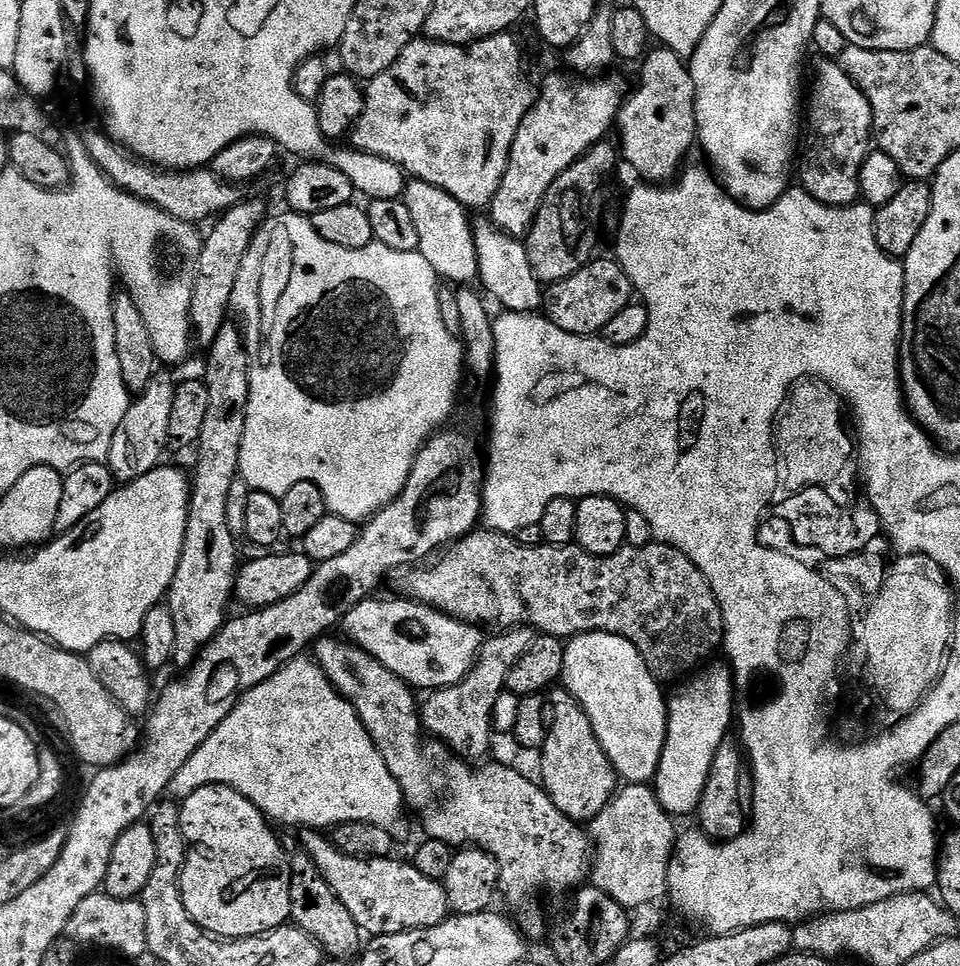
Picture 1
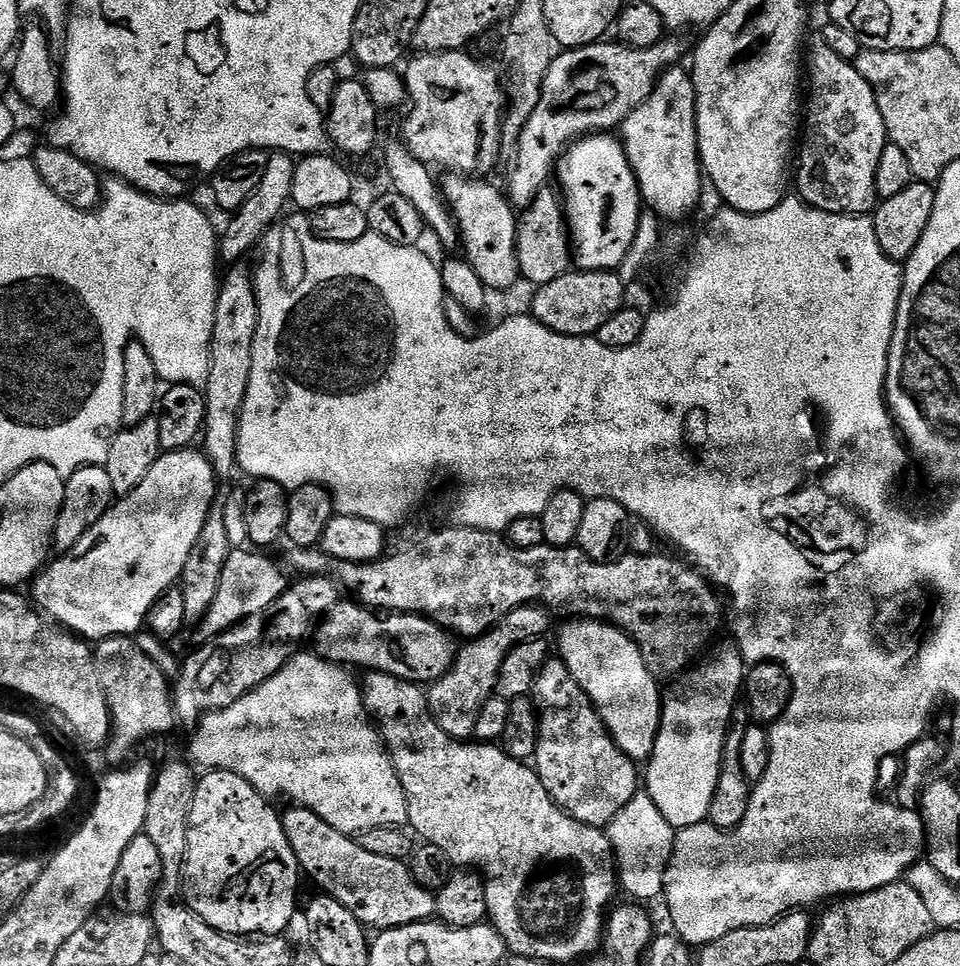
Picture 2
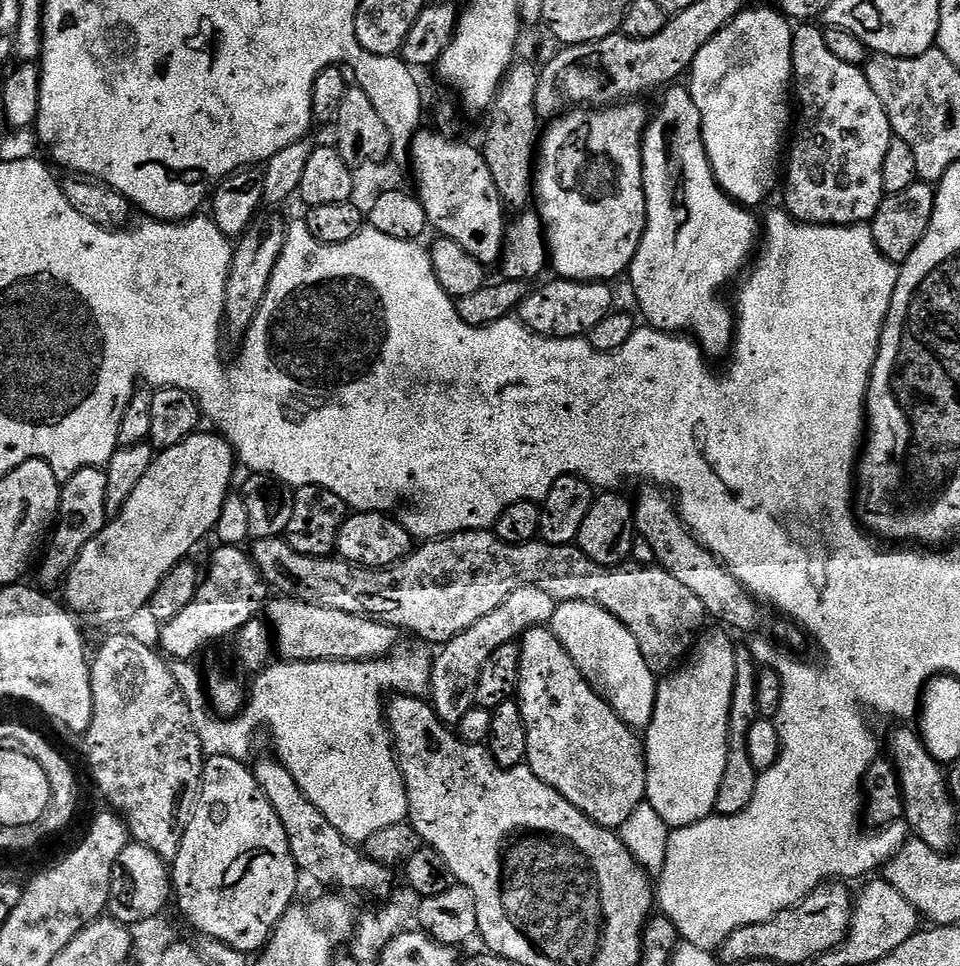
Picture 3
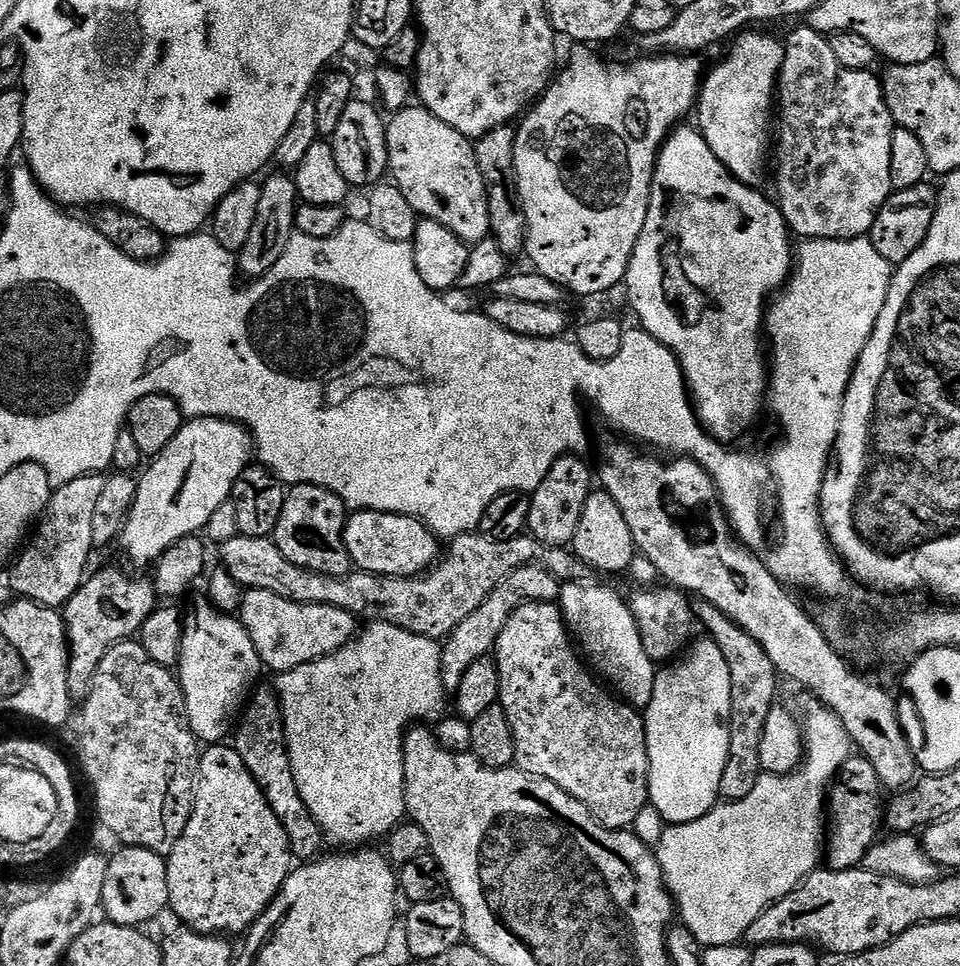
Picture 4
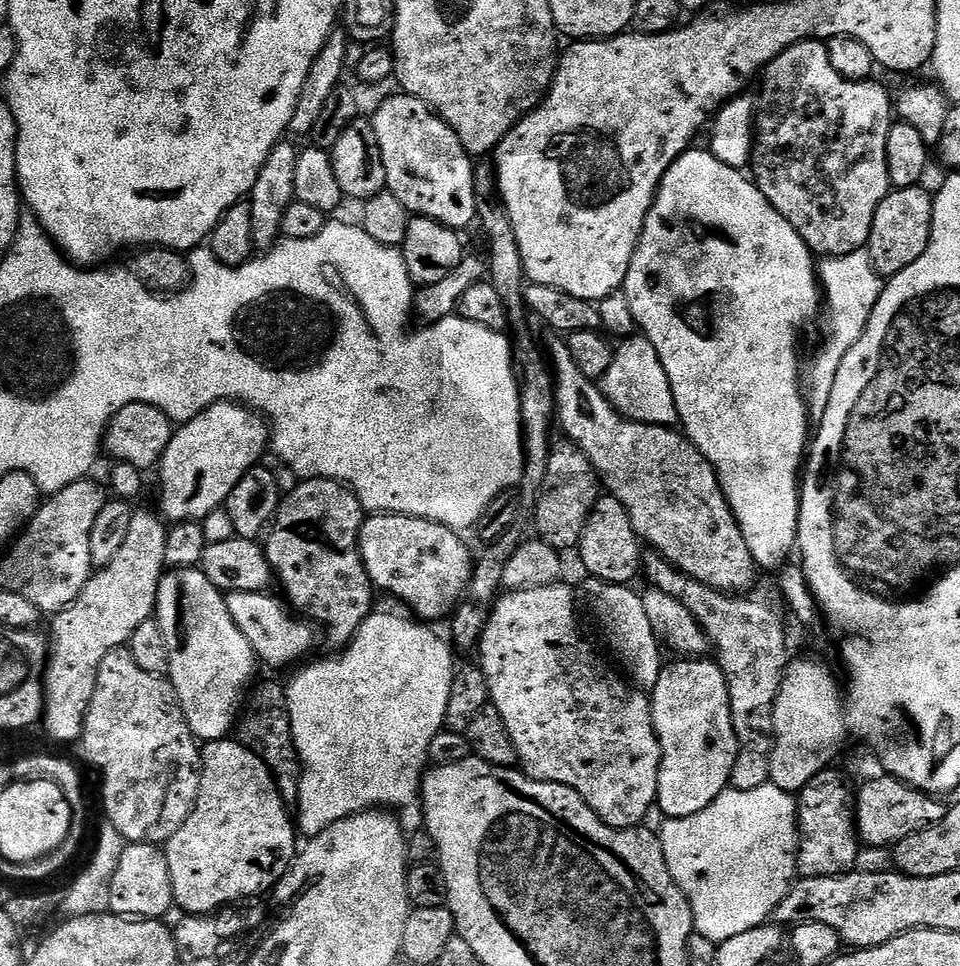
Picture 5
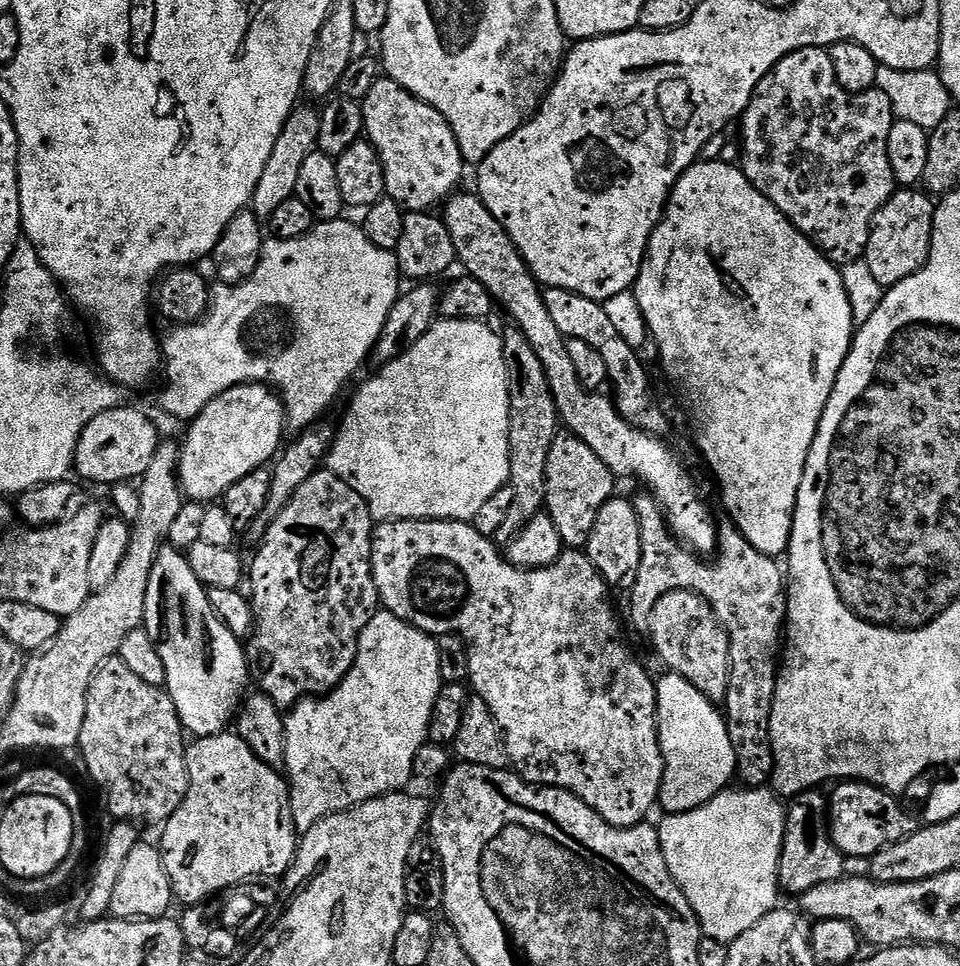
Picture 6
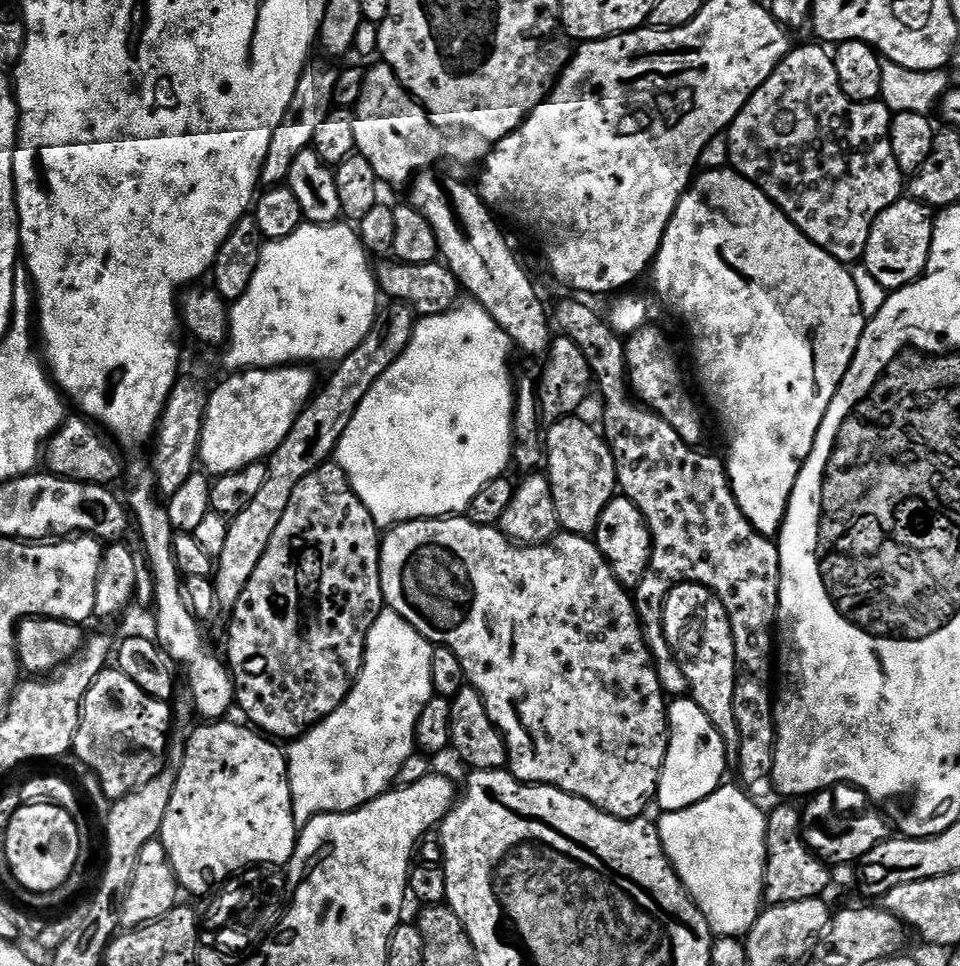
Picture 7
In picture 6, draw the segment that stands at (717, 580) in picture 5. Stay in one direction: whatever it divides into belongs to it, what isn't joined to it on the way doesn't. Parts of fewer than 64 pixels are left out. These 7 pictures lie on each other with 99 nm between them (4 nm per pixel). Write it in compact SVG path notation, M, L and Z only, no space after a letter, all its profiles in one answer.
M460 190L449 196L442 208L442 219L454 238L459 267L464 267L461 269L467 275L478 278L478 282L482 282L482 286L486 286L486 290L492 295L493 301L508 311L508 316L512 319L509 321L522 329L526 338L530 338L534 354L538 354L546 369L546 382L550 382L550 394L554 394L561 425L582 438L582 442L586 442L586 446L590 446L590 450L594 450L594 454L598 454L598 458L606 462L613 476L633 476L634 479L641 480L648 487L645 489L660 504L672 535L681 544L697 554L713 553L719 545L719 531L715 522L712 522L710 512L700 497L700 488L696 485L695 478L688 473L683 458L672 452L667 439L654 436L651 432L643 432L629 420L622 419L611 395L582 386L578 370L574 370L574 361L570 358L568 340L546 311L541 285L532 277L532 271L520 257L510 234L500 225L498 218L490 214L479 195L464 191Z

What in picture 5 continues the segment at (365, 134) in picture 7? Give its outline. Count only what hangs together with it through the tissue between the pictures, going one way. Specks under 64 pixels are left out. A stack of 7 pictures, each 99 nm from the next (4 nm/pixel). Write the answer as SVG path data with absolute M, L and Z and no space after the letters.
M399 94L400 96L388 96L376 108L376 113L370 116L372 125L374 126L374 134L378 134L378 146L382 150L382 162L386 166L386 182L388 183L387 191L394 194L394 198L398 198L398 202L402 202L402 206L406 206L409 213L417 216L425 216L431 220L438 221L439 224L445 224L447 228L455 228L457 230L465 230L464 228L473 227L474 221L477 219L476 214L476 191L474 190L474 160L468 155L467 150L462 146L462 142L458 142L458 138L454 134L454 130L446 121L440 119L439 115L427 104L422 103L418 98L407 94Z

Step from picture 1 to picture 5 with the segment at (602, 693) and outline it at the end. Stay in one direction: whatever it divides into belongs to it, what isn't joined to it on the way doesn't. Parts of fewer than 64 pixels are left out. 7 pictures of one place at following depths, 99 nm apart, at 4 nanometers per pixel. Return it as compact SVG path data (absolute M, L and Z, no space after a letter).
M591 578L585 581L584 592L588 595L588 608L596 615L596 620L600 623L613 654L624 663L623 671L627 673L635 687L641 690L652 689L660 677L662 644L649 619L646 618L641 593L635 592L635 587L627 584L608 584L605 580Z

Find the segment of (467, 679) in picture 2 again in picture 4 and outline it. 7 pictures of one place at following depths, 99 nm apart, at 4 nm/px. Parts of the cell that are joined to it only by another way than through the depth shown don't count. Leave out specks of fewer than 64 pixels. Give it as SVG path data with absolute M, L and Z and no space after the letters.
M535 563L525 564L524 567L514 570L500 583L498 587L443 641L440 650L440 661L442 662L442 682L444 691L455 694L462 686L462 678L478 662L478 658L489 655L495 649L498 638L504 632L504 628L510 622L510 618L523 604L551 604L559 601L561 581L557 580L547 568L537 566Z

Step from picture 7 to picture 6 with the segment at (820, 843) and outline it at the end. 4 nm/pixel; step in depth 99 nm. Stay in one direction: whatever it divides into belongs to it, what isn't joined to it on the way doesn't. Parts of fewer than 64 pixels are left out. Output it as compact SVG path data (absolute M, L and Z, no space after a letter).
M840 782L833 788L828 802L828 832L845 857L877 856L883 848L902 842L922 826L921 817L911 816L900 805L901 797L886 788L863 782Z

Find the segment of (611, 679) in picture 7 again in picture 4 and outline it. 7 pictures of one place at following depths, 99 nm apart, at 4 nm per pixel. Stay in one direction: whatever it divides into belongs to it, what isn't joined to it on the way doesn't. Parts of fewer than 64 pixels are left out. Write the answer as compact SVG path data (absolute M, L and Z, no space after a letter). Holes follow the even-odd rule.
M353 511L344 526L344 541L353 565L375 576L419 576L437 563L442 552L436 533L421 520L393 512ZM555 603L523 604L498 638L494 655L500 668L500 704L506 710L506 718L510 718L510 730L514 730L515 767L566 790L566 794L587 806L592 817L604 828L628 830L635 825L642 809L650 804L650 758L644 718L631 704L613 695L589 671L578 652L576 657L575 651L564 613Z

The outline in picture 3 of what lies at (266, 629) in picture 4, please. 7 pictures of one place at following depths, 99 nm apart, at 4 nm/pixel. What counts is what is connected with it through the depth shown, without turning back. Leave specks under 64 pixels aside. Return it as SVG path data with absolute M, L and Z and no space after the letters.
M272 598L266 604L266 620L274 633L274 648L277 653L281 652L284 660L380 660L384 656L389 656L397 647L397 629L391 628L389 624L374 622L370 618L358 618L358 614L342 614L342 610L326 610L326 606L314 606L295 598Z

